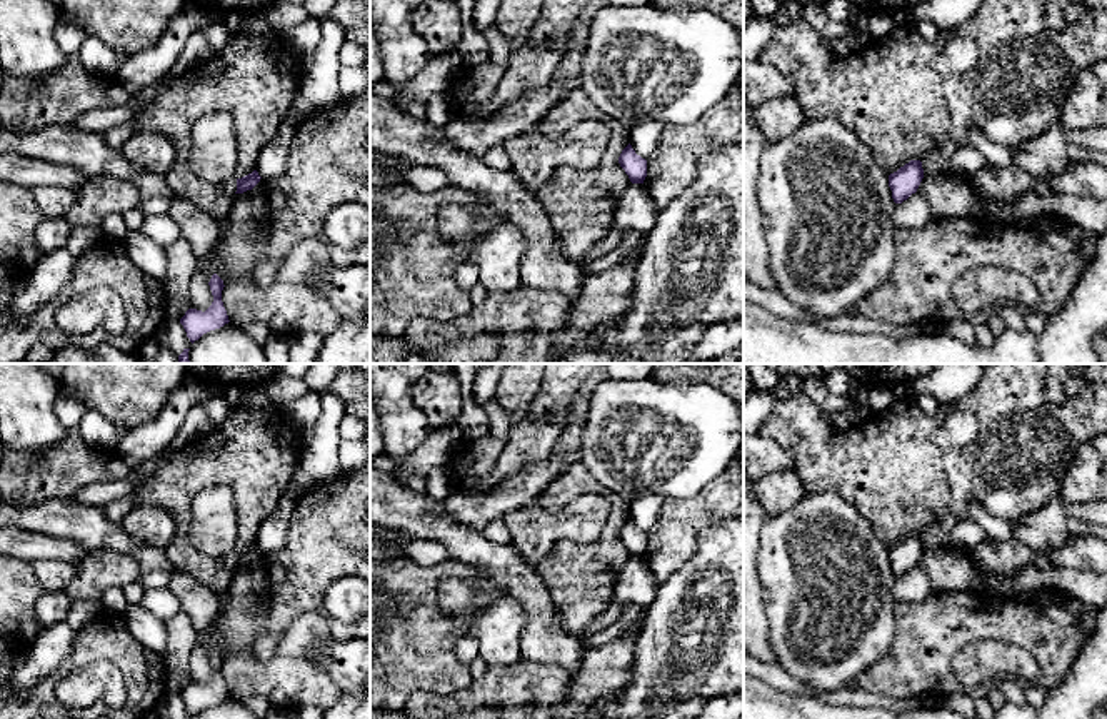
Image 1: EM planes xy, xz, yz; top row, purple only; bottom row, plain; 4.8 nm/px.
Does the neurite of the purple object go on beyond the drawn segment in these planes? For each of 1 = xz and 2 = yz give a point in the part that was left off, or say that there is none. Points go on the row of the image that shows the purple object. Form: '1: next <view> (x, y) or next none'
1: next none
2: next none

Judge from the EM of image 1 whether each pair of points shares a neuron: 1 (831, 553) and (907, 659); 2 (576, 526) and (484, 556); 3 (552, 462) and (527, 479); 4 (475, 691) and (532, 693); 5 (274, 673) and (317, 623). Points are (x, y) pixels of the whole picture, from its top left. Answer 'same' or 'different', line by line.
1: different
2: different
3: same
4: same
5: same

